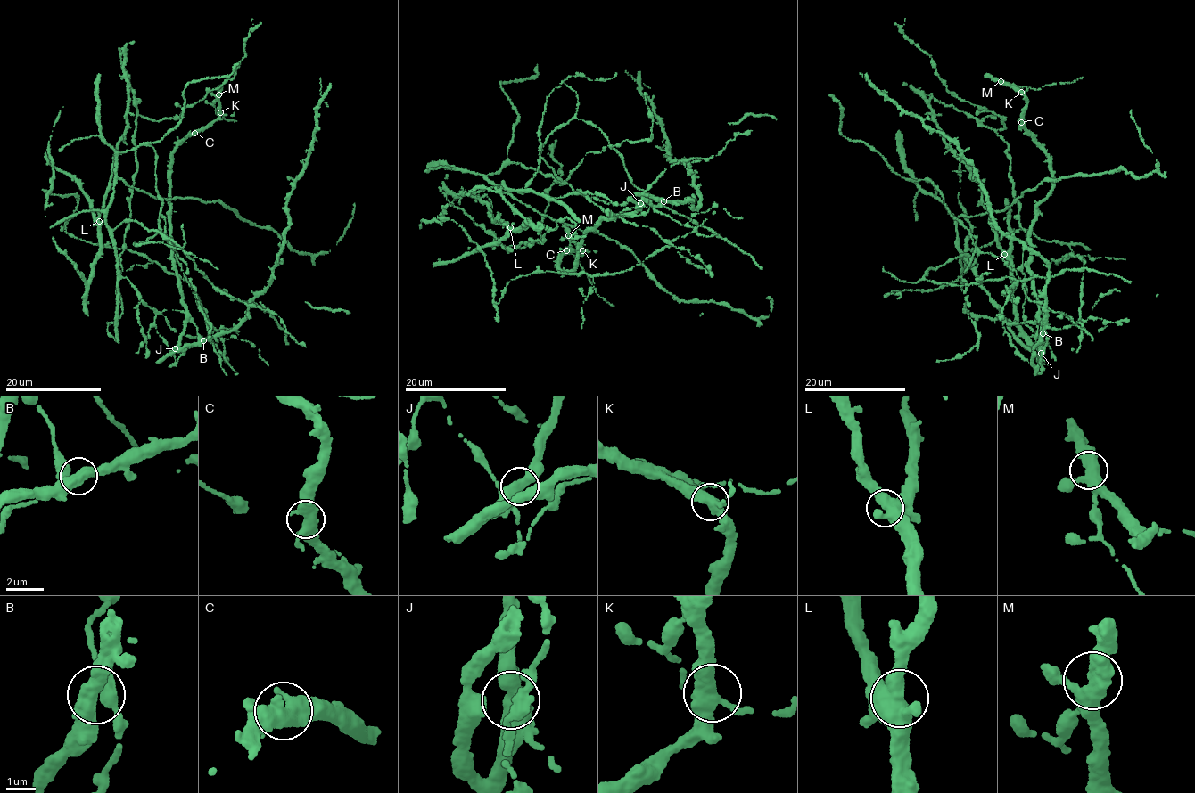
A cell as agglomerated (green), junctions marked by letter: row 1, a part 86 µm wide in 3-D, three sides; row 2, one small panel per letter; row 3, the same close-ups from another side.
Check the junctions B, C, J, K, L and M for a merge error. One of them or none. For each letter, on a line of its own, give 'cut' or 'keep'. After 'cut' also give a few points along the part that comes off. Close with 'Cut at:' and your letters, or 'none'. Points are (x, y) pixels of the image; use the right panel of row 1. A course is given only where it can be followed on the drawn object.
B: keep
C: keep
J: keep
K: keep
L: keep
M: cut; course (1000, 80), (1038, 90), (1045, 85), (1071, 83), (1083, 77)
Cut at: M

